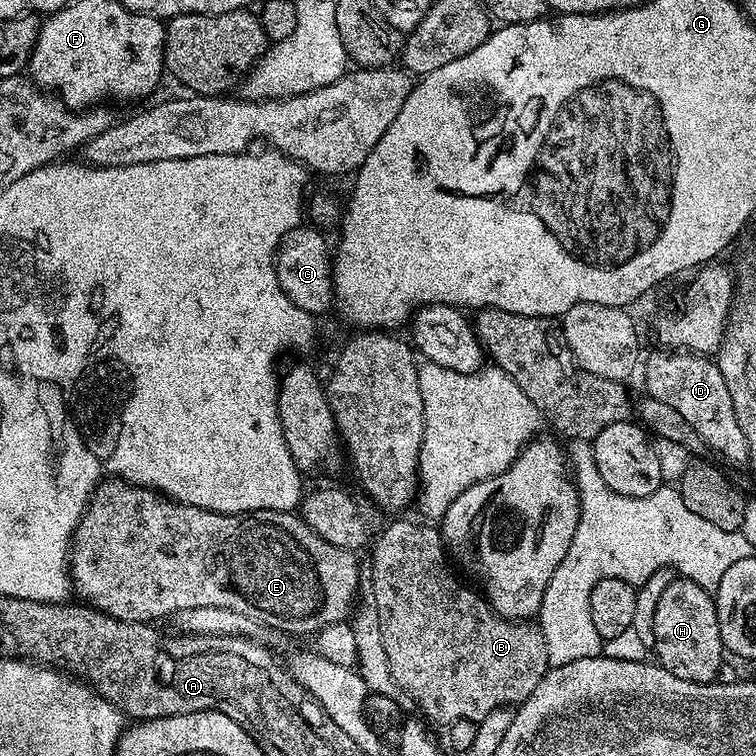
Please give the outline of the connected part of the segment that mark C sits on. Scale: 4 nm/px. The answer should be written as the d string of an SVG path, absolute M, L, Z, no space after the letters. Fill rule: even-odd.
M301 226L290 230L276 248L276 283L290 298L294 306L320 318L323 312L333 311L334 289L332 286L333 253L328 240L316 226ZM308 227L308 228L307 228Z

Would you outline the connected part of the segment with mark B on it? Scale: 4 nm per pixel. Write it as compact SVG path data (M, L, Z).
M396 520L393 524L385 523L381 527L374 543L372 552L372 592L370 598L378 610L378 622L382 626L382 646L386 650L386 662L390 662L390 674L394 678L397 689L405 692L426 715L432 720L437 720L441 726L447 726L455 720L479 721L490 714L490 710L505 706L519 706L530 694L534 694L534 686L542 682L542 678L550 667L547 658L547 646L543 638L543 630L539 623L527 620L507 620L500 616L488 605L488 601L475 587L467 588L454 573L448 569L449 557L446 555L443 539L435 527L428 522L415 524L412 520Z

